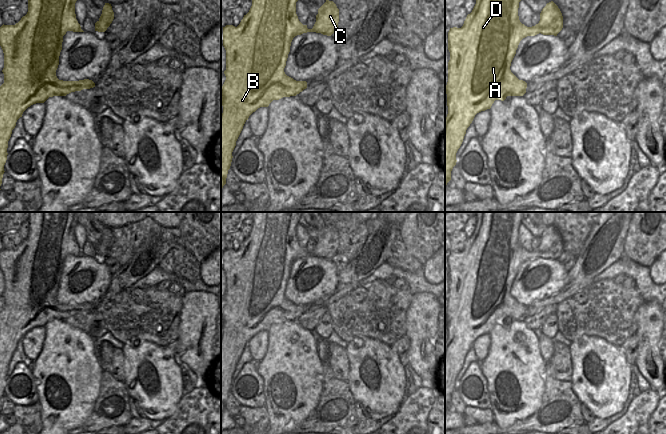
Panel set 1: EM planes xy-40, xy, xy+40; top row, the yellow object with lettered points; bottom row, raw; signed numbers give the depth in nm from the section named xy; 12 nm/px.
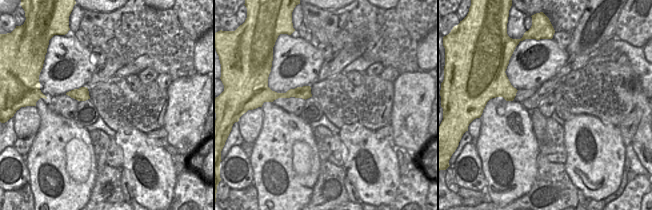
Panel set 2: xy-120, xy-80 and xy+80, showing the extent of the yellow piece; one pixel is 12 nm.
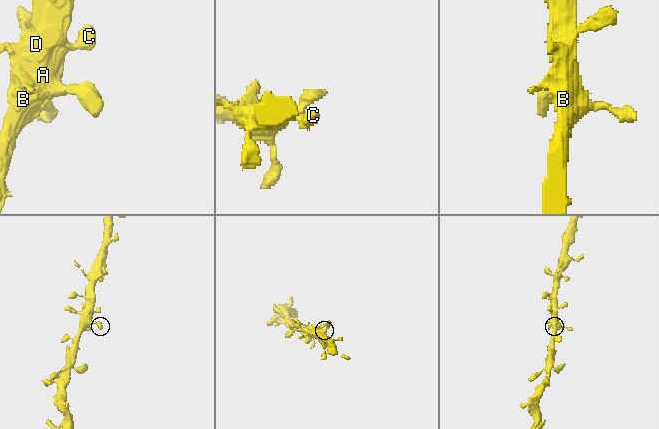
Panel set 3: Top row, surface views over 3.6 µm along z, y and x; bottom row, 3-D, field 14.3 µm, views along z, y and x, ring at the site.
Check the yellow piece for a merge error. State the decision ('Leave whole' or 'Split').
Leave whole.

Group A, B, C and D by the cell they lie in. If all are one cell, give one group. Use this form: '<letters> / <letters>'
A B C D

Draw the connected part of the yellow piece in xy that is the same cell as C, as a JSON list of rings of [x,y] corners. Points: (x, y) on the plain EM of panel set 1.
[[[253,212],[252,230],[240,248],[237,251],[223,251],[226,304],[221,311],[221,416],[226,408],[236,365],[249,340],[260,331],[268,331],[273,324],[296,320],[307,312],[306,305],[296,305],[284,296],[293,262],[307,256],[331,260],[337,254],[339,233],[329,224],[318,233],[312,253],[308,253],[307,249],[299,245],[296,226],[301,214],[302,212]]]

